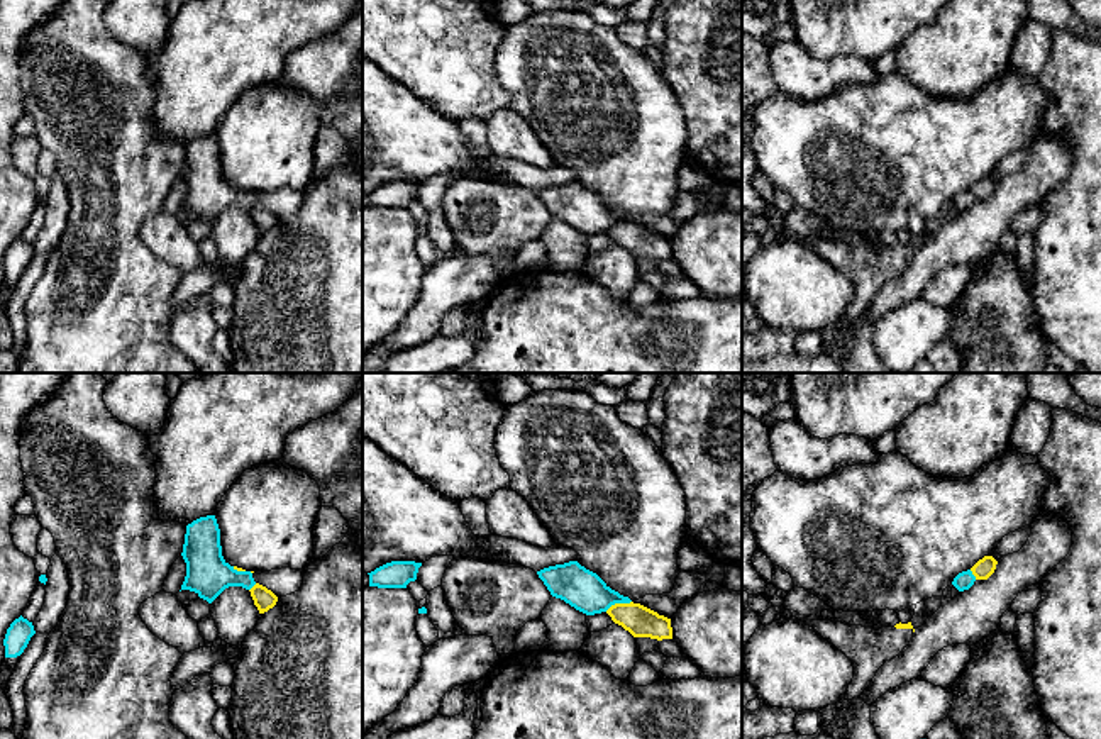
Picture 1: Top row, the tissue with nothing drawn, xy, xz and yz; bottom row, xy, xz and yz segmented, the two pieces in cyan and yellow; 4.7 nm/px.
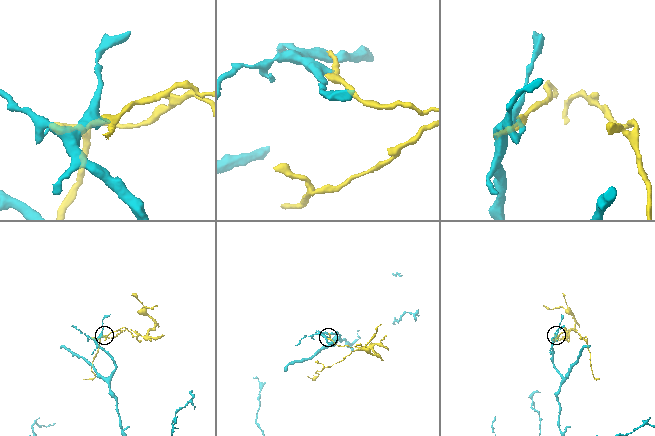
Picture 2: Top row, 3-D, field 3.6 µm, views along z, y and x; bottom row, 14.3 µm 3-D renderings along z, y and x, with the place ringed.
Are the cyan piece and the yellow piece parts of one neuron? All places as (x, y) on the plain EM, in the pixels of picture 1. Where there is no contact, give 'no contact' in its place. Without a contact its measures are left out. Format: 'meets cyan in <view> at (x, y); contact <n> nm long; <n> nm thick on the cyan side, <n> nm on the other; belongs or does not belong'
meets cyan in xz at (617, 222); contact 140 nm long; 190 nm thick on the cyan side, 150 nm on the other; does not belong

